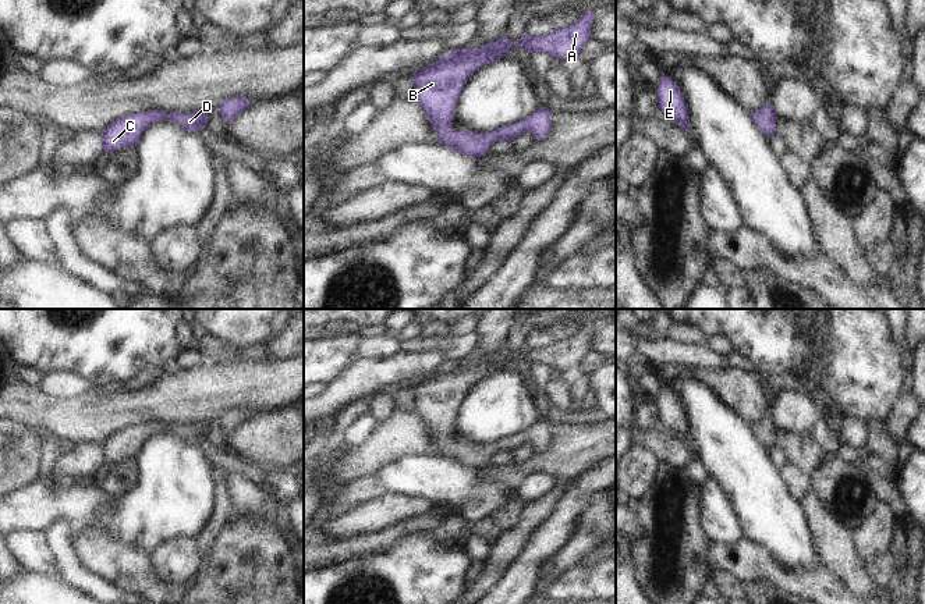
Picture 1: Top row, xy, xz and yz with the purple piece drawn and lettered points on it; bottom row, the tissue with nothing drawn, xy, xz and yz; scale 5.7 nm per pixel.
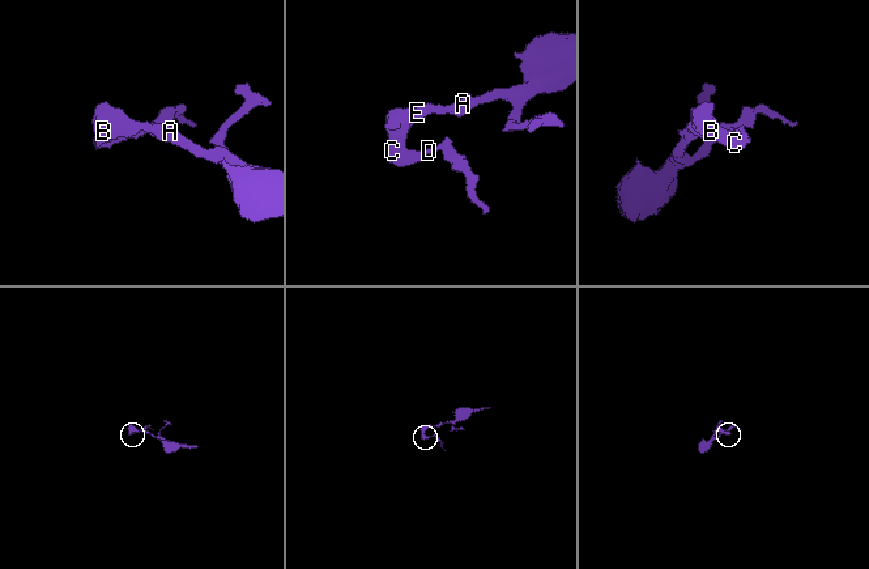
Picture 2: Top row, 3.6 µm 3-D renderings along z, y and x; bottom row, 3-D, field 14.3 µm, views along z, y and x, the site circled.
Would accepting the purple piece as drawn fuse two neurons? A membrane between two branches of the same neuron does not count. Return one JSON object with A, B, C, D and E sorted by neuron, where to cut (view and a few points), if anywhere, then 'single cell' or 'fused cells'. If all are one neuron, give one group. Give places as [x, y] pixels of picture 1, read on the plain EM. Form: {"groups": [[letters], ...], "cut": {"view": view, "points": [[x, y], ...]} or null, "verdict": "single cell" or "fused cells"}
{"groups": [["A", "B", "C", "D", "E"]], "cut": null, "verdict": "single cell"}

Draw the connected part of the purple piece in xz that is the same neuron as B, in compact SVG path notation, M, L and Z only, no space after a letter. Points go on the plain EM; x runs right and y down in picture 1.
M586 323L574 335L546 347L529 348L522 345L517 355L503 348L478 362L464 359L449 363L447 367L414 384L411 390L415 411L425 420L439 455L468 469L485 469L486 461L495 454L513 452L525 443L531 443L536 451L549 450L553 424L542 418L532 427L493 444L457 443L451 440L451 433L456 429L461 402L475 383L504 369L514 356L528 365L541 363L550 369L578 370L582 356L592 349L592 331L593 324Z

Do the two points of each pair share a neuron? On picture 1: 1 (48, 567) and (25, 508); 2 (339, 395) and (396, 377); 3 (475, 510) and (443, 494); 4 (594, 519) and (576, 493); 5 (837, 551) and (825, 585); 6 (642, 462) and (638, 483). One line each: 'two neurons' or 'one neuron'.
1: two neurons
2: one neuron
3: one neuron
4: two neurons
5: two neurons
6: one neuron

